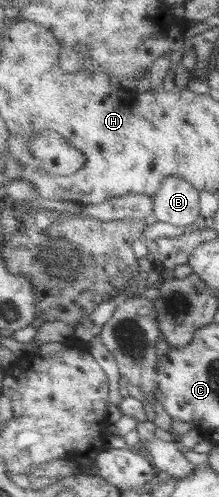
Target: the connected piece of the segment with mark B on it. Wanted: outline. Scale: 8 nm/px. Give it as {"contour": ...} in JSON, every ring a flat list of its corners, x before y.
{"contour":[[168,177,155,197,158,220,178,227,195,226,202,216,203,191,182,177]]}

